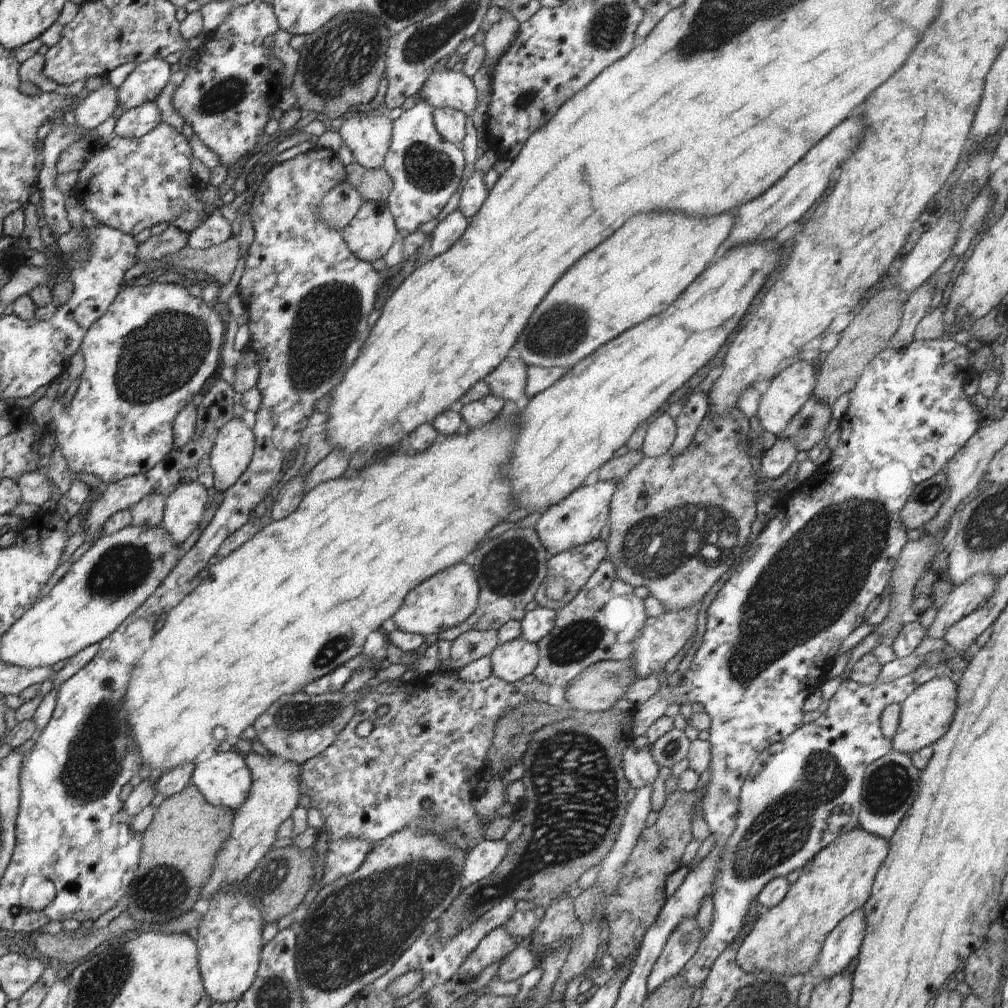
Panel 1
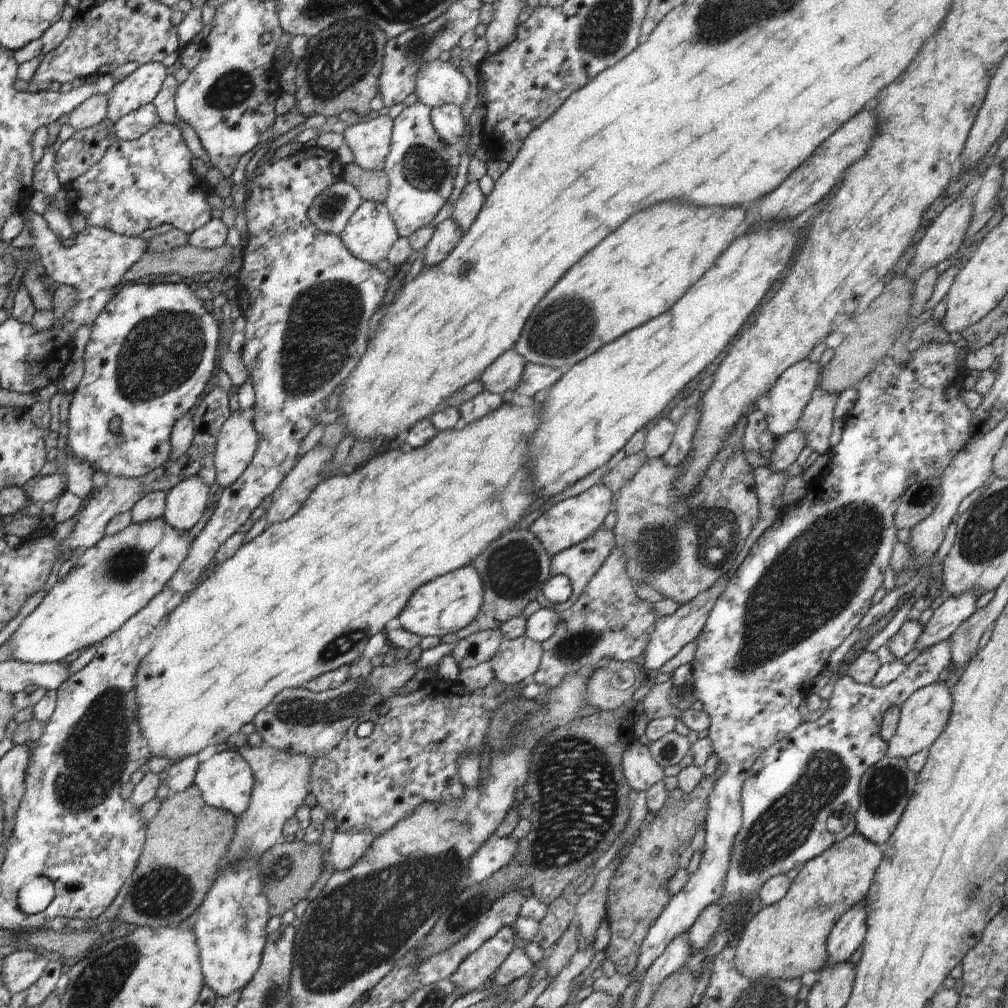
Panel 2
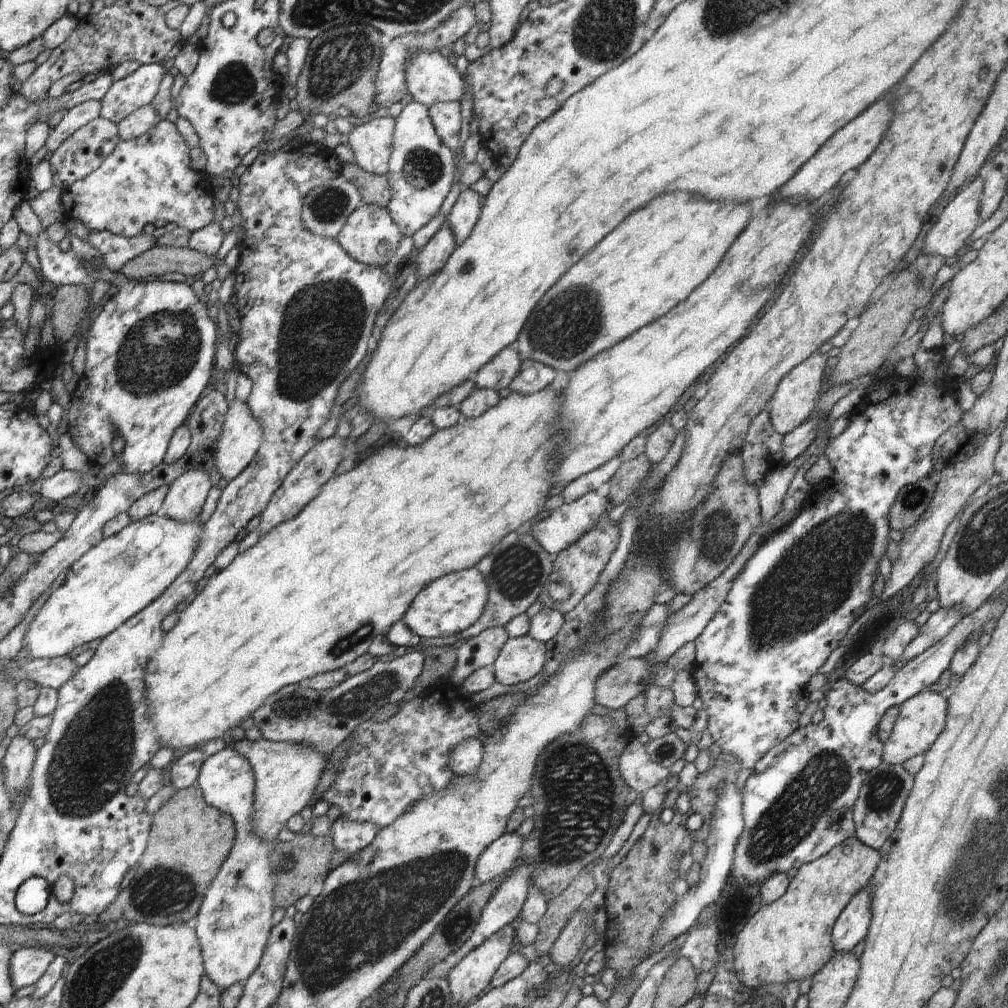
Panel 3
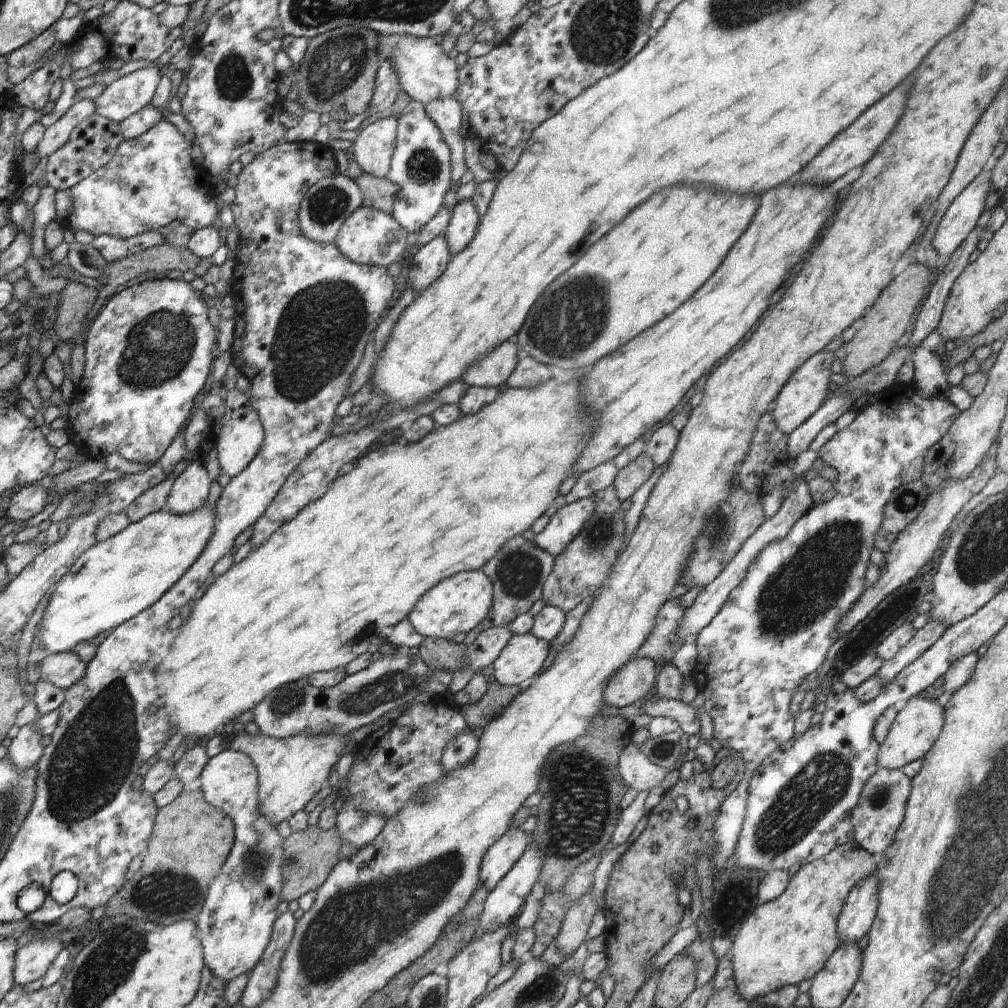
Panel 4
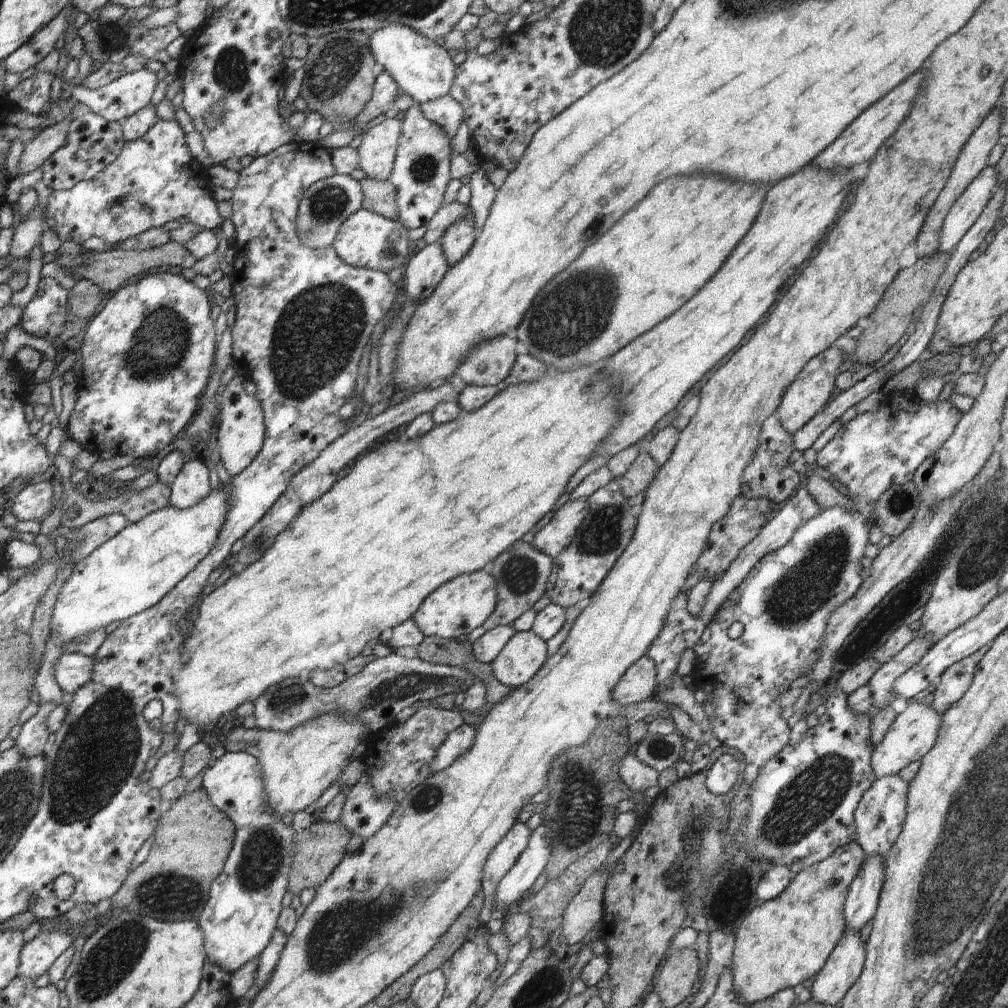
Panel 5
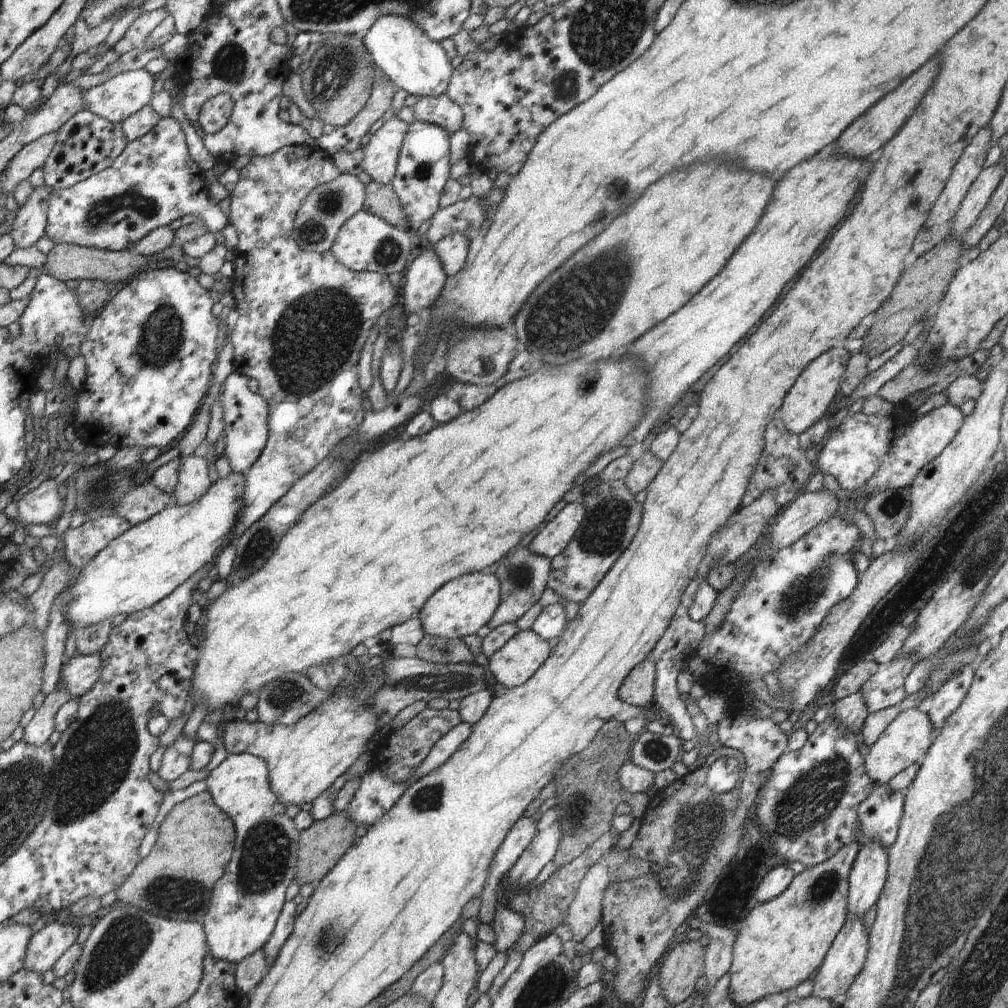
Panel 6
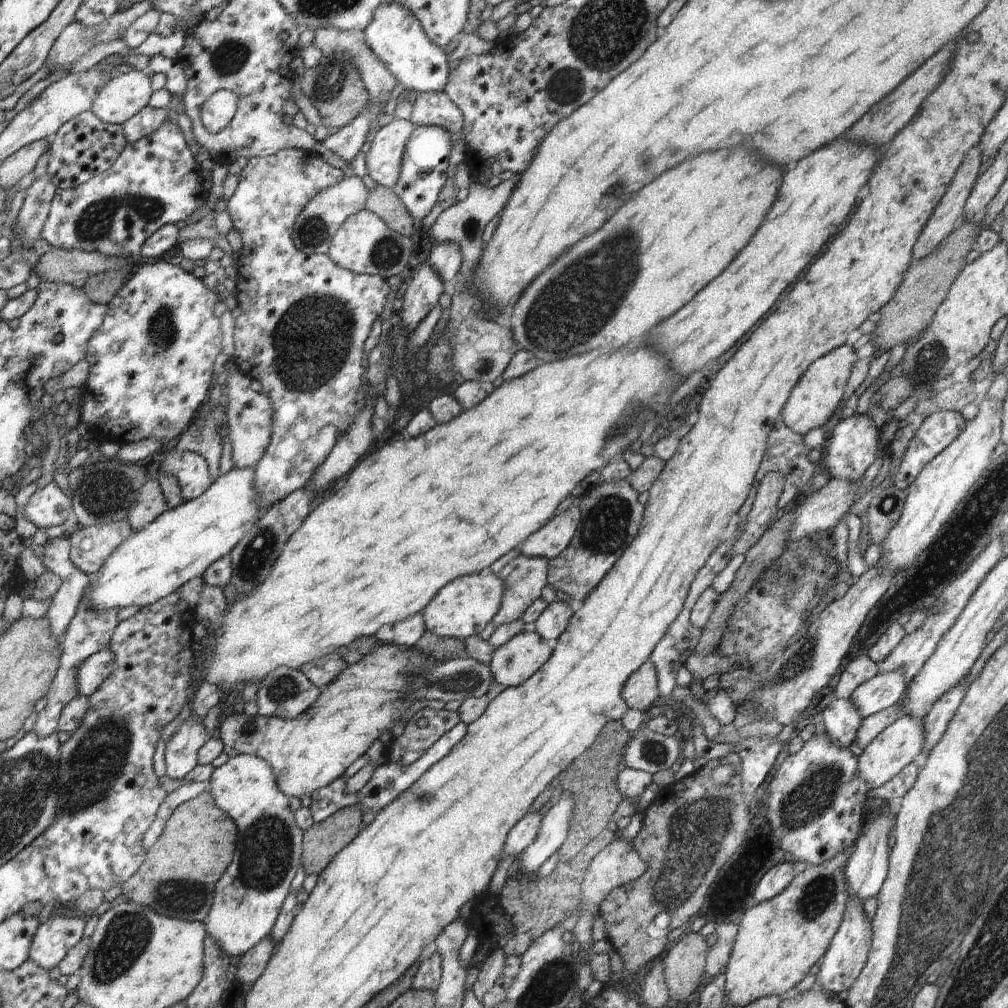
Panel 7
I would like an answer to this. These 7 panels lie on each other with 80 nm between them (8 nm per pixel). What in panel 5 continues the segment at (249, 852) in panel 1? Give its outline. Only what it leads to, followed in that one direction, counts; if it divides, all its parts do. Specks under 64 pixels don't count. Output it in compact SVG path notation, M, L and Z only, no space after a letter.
M329 712L316 719L306 721L288 732L271 731L258 727L246 729L242 725L238 725L227 733L224 746L227 750L244 751L258 759L262 765L267 799L274 813L282 818L286 812L304 811L306 806L316 802L324 791L337 780L345 766L349 764L348 760L353 755L352 752L356 750L356 746L362 740L366 740L369 733L371 730L360 719Z

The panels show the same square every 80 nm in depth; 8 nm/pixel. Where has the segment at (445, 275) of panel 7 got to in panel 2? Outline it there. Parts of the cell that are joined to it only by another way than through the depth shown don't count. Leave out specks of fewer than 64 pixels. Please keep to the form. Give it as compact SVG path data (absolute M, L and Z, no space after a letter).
M478 181L467 183L454 204L451 219L466 234L476 220L486 196L480 191Z

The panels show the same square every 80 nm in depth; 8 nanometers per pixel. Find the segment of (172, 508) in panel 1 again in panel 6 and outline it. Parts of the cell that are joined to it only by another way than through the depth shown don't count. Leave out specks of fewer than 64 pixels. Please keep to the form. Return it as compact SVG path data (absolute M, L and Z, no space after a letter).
M201 453L181 455L177 479L178 484L172 495L175 504L187 505L201 499L212 484L204 456Z

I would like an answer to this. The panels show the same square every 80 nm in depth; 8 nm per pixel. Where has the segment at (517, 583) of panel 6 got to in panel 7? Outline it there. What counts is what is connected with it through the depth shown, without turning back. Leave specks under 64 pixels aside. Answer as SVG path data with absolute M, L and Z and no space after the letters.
M520 554L497 574L503 582L504 594L492 622L497 627L518 620L546 586L548 559L530 558Z

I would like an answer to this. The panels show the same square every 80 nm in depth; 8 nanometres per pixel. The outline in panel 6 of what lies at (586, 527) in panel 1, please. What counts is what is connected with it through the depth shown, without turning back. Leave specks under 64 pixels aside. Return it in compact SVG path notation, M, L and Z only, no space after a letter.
M580 502L568 503L553 520L544 524L544 529L526 547L534 554L555 557L564 552L583 521L586 509Z

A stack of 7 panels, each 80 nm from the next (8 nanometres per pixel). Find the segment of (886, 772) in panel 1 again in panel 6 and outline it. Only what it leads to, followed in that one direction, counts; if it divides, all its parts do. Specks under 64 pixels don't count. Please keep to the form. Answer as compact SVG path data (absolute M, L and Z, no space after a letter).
M887 784L875 785L870 791L870 796L857 808L861 824L858 844L878 841L884 848L892 846L897 839L903 806L902 791L890 791Z

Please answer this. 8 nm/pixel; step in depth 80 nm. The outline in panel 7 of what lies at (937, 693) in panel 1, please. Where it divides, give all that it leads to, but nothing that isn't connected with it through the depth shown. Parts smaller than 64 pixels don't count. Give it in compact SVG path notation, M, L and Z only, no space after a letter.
M901 713L898 720L888 728L882 729L882 732L865 749L858 751L858 774L867 788L881 787L912 761L920 761L924 735L922 721Z

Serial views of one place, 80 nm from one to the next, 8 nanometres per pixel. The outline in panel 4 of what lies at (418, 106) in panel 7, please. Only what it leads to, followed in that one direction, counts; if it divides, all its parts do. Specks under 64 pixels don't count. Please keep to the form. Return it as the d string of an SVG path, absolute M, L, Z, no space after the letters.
M452 96L436 99L424 105L426 114L439 128L443 139L451 150L451 182L458 183L466 174L465 140L460 135L463 110L461 104Z

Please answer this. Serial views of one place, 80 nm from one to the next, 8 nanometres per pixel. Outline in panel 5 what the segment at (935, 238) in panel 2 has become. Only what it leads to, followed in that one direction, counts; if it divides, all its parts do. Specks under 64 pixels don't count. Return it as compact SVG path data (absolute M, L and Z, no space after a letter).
M994 166L986 167L967 186L944 219L939 238L940 252L948 256L953 252L956 244L984 210L998 184L997 168Z

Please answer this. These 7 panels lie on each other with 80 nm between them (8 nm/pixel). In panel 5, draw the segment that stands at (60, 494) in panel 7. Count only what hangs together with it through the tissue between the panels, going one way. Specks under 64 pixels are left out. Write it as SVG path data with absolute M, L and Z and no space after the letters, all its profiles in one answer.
M42 481L31 483L15 497L14 502L8 505L9 510L19 521L38 520L42 522L52 514L52 482Z

